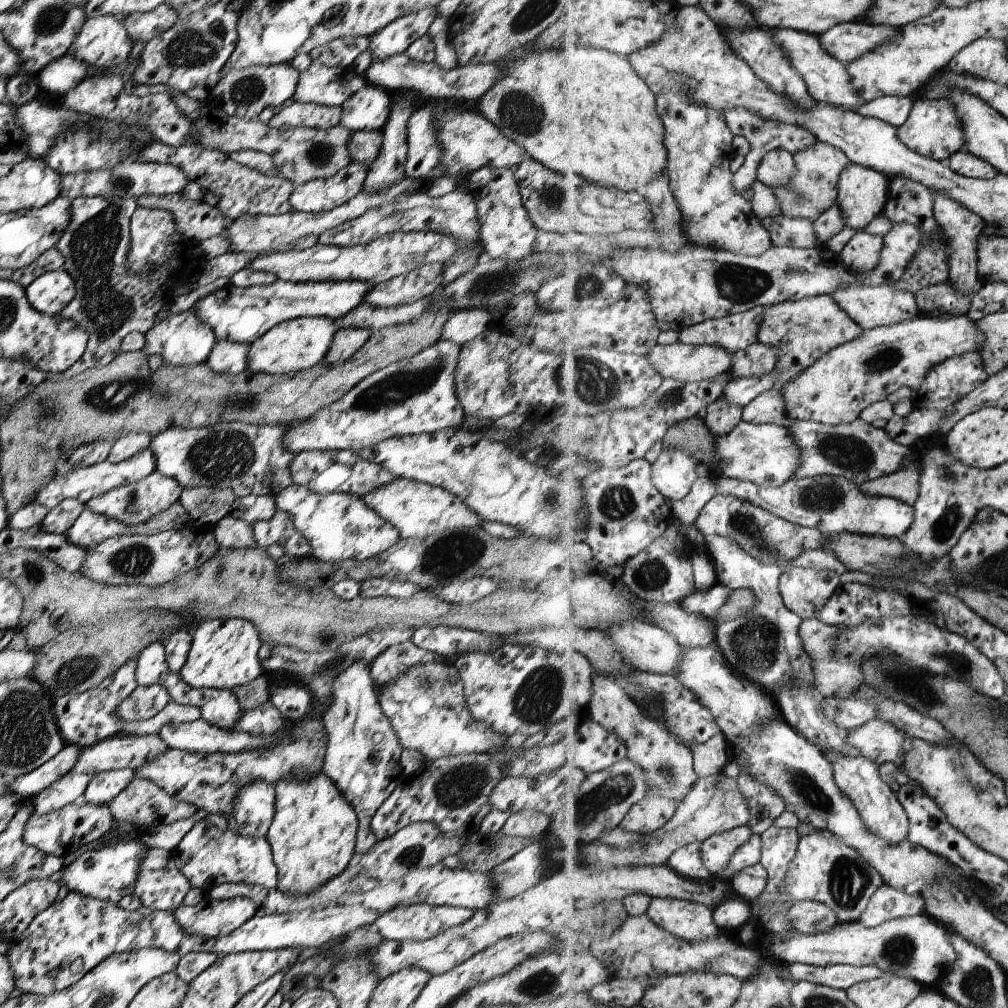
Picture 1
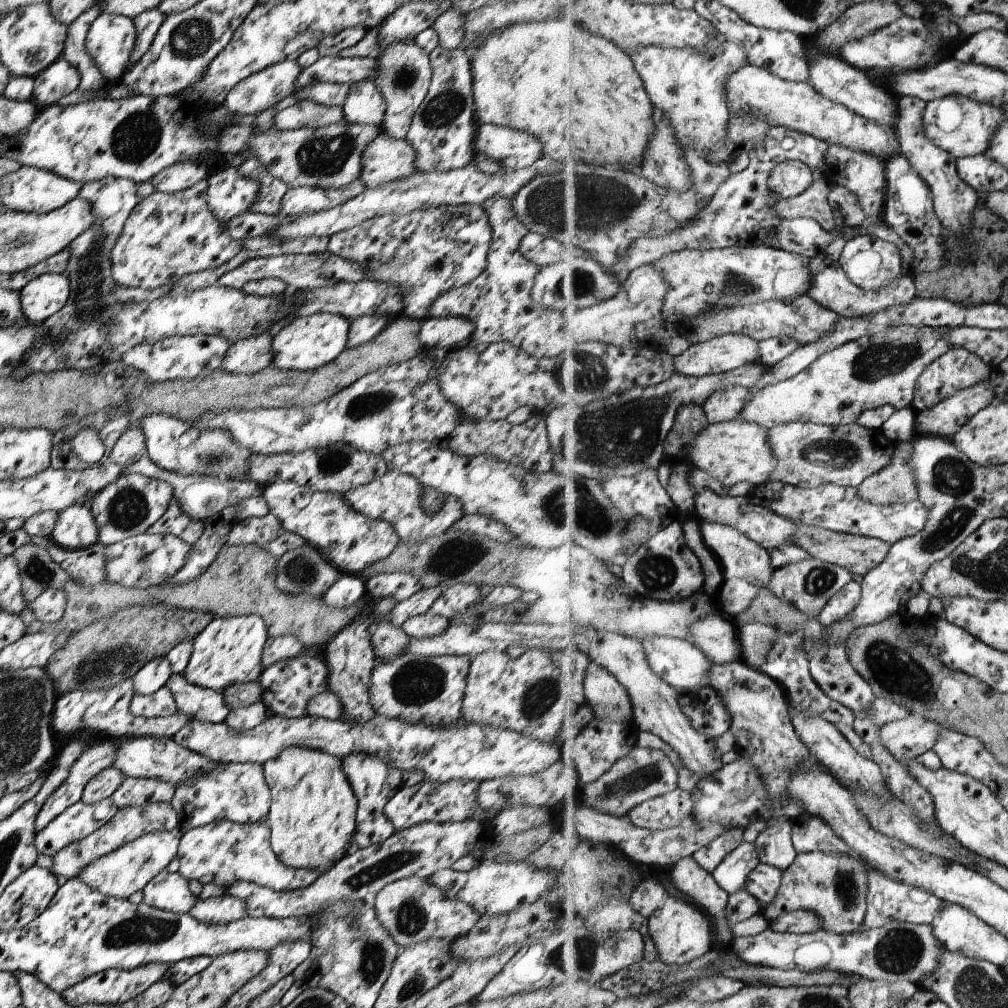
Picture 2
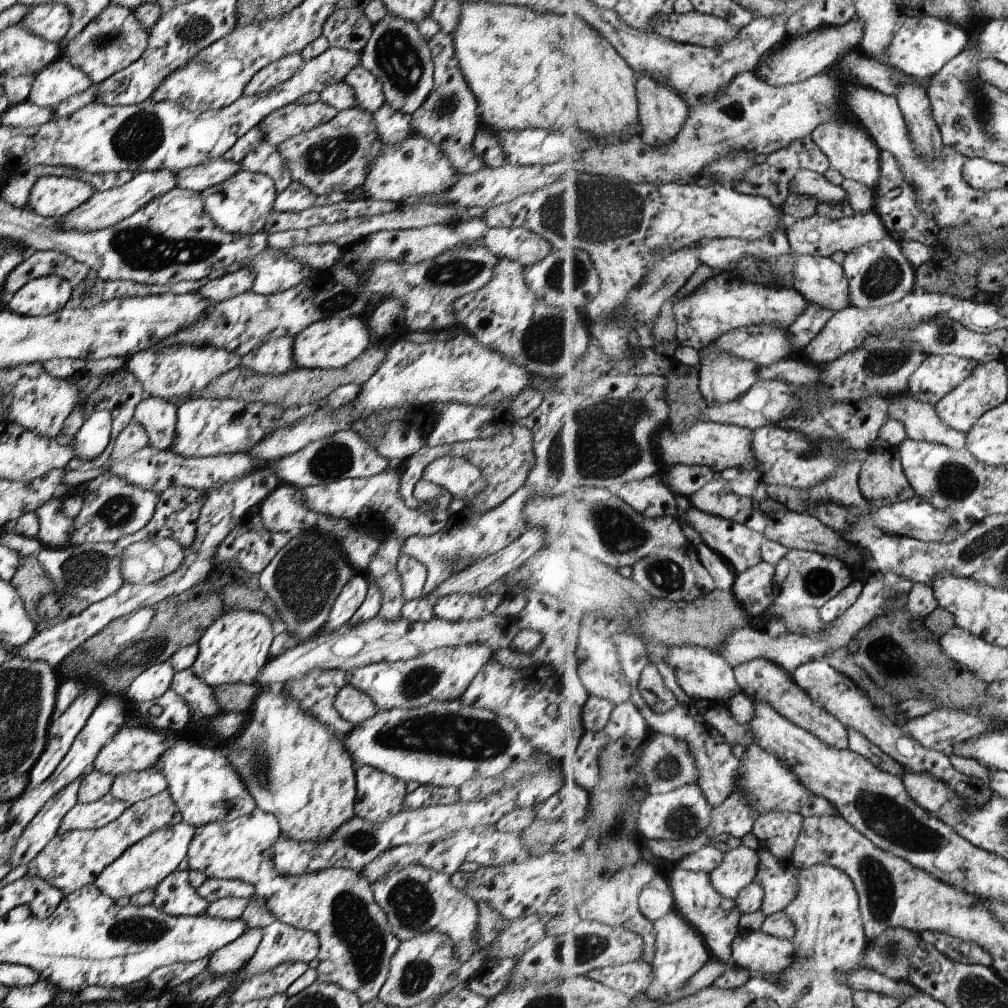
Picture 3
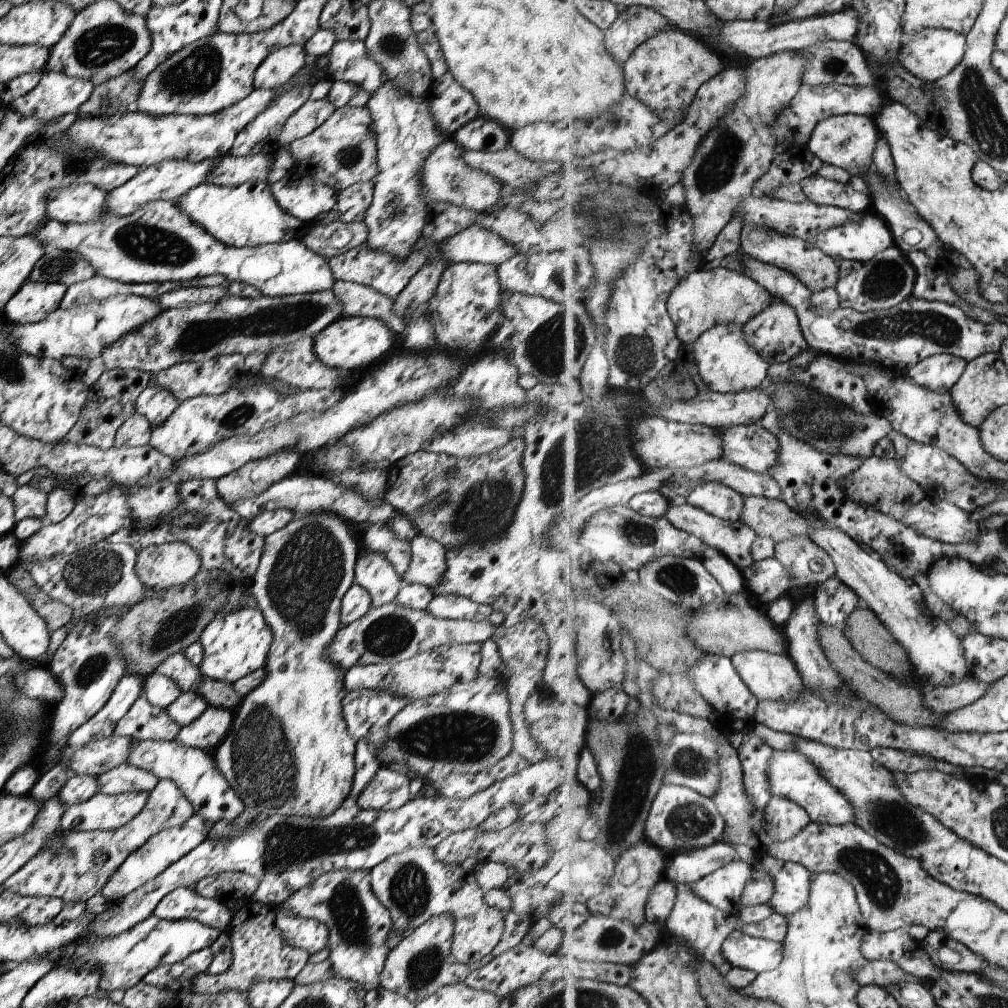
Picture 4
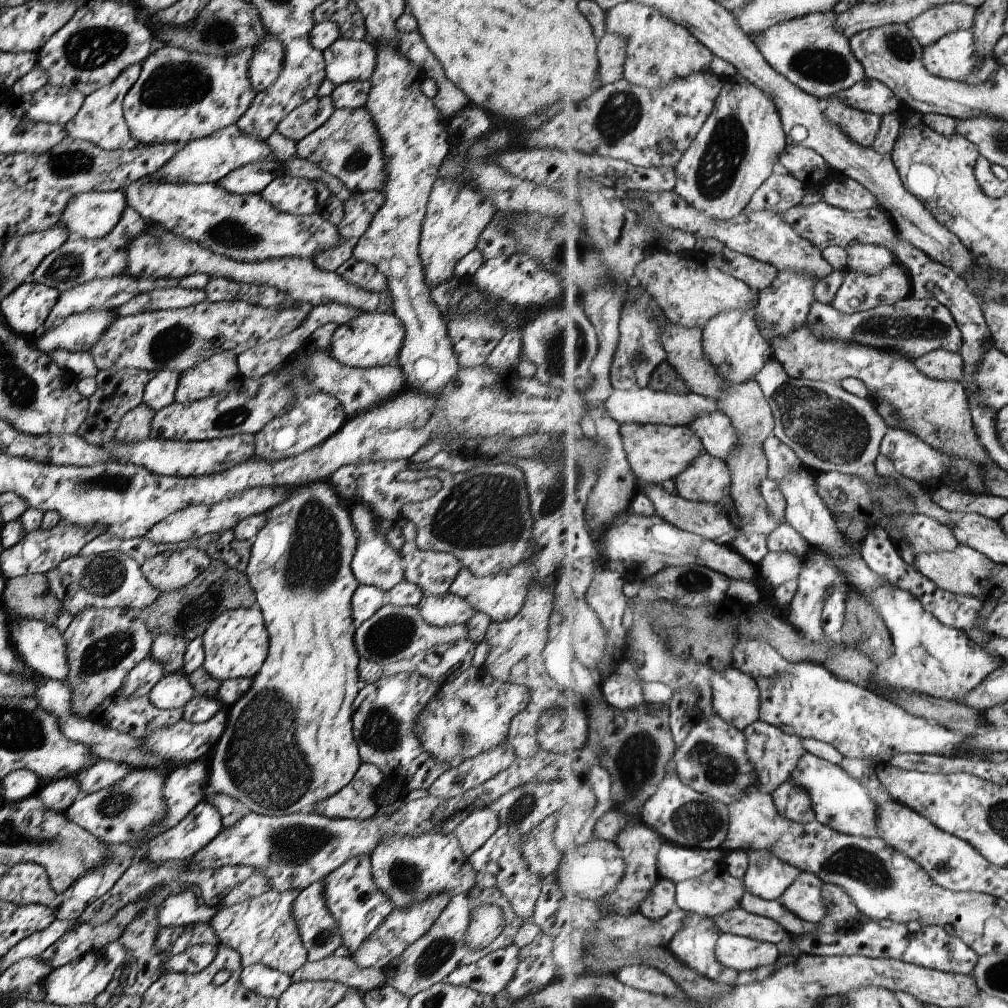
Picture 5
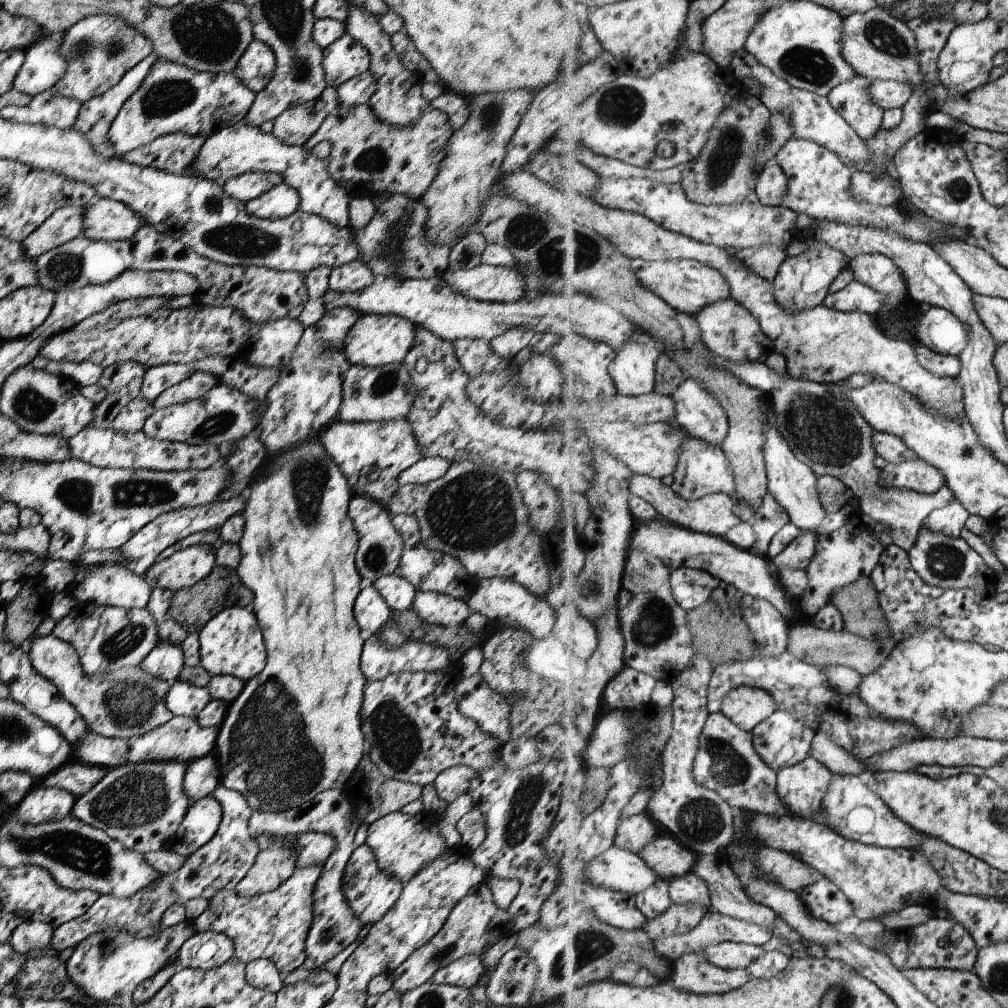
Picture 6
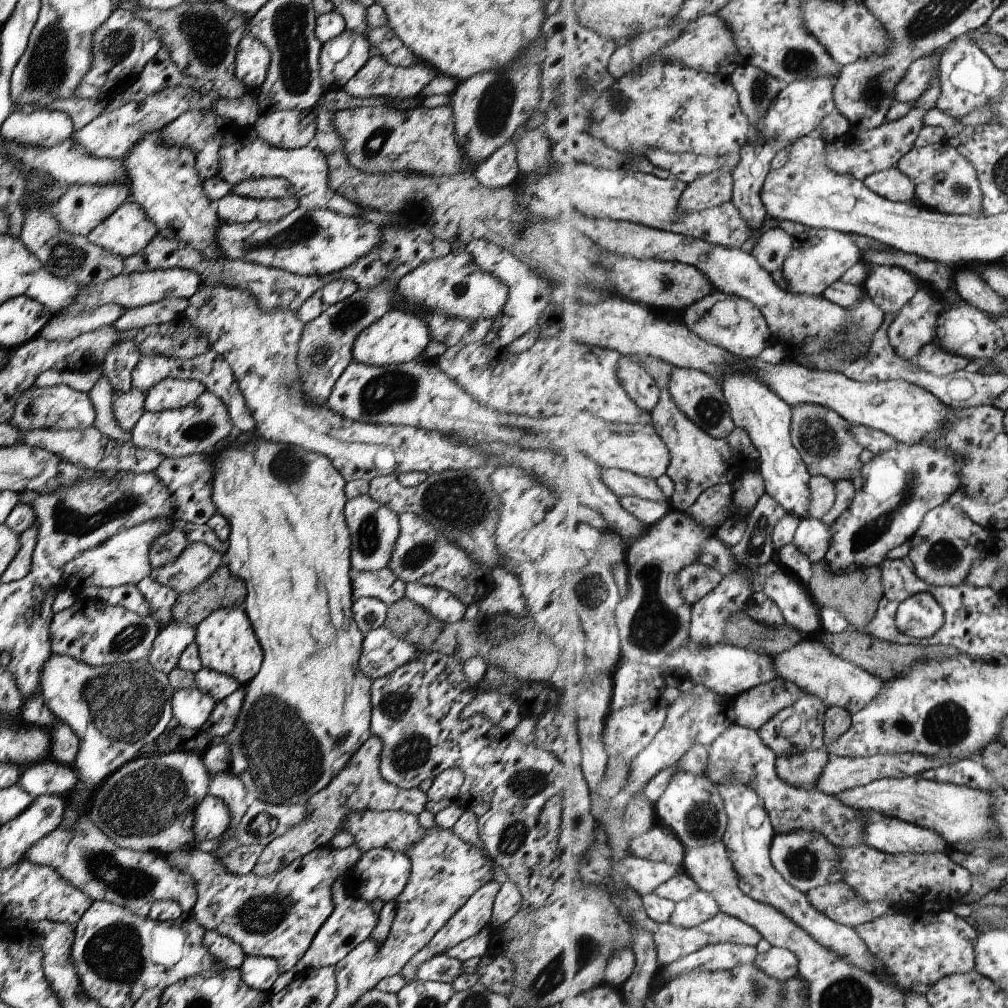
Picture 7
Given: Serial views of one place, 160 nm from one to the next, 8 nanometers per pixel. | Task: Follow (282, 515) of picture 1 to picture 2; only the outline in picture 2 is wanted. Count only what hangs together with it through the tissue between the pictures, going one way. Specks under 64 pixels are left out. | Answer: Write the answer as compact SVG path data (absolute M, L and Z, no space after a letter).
M273 513L240 520L229 528L227 545L257 545L278 559L283 553L305 544L304 539L285 530Z

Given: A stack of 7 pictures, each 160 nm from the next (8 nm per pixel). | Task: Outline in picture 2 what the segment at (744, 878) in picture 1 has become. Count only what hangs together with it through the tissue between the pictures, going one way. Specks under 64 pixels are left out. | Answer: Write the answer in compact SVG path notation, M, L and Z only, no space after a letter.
M759 863L747 877L745 888L754 896L763 906L768 906L774 902L775 895L781 888L783 880L783 871L776 866Z

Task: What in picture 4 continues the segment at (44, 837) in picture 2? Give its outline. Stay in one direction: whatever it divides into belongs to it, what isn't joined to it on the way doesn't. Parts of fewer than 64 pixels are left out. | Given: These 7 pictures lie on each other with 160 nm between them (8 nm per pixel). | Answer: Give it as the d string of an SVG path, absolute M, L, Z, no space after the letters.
M125 792L115 795L96 793L85 802L65 808L59 818L61 831L81 832L115 830L127 824L145 806L149 792Z

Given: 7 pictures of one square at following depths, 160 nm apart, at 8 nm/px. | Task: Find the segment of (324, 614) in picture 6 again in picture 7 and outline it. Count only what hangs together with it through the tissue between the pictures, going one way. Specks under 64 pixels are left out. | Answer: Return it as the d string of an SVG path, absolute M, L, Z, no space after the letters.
M233 430L231 435L213 446L215 456L211 464L213 472L213 482L211 482L211 502L215 506L215 512L223 516L229 524L229 534L225 544L226 552L223 554L224 564L232 576L239 578L242 582L245 580L247 586L247 596L241 605L244 608L245 615L249 618L255 638L263 650L263 661L259 671L253 679L245 686L245 698L239 710L239 716L235 720L235 726L231 732L227 732L223 738L211 737L210 745L227 742L231 750L231 760L229 760L228 771L244 785L249 786L257 792L257 799L267 804L303 804L309 796L319 792L321 788L327 785L327 782L336 776L345 764L353 757L353 754L361 748L361 744L371 736L370 734L370 688L372 681L366 678L359 668L357 668L357 658L359 658L359 646L363 641L363 635L357 630L349 606L351 606L351 580L347 570L350 569L349 550L351 550L351 540L349 530L345 526L343 508L347 498L343 492L345 480L341 474L331 466L331 462L317 452L305 452L305 450L289 446L289 444L279 444L277 442L267 442L260 435L255 435L251 440L247 440L241 448L233 446L237 442Z

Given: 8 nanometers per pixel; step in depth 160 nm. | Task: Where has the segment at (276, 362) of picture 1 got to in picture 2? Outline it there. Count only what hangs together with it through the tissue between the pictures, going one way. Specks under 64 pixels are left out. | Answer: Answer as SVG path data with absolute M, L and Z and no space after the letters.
M313 313L291 320L271 334L271 366L284 371L310 371L327 364L346 348L349 325L344 316L331 313Z

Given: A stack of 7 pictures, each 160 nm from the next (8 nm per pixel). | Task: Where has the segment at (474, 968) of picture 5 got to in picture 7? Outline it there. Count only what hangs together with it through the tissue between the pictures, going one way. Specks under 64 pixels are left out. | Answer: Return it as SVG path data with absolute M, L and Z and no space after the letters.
M435 954L433 958L419 964L415 970L415 979L451 984L462 973L461 962L457 958Z

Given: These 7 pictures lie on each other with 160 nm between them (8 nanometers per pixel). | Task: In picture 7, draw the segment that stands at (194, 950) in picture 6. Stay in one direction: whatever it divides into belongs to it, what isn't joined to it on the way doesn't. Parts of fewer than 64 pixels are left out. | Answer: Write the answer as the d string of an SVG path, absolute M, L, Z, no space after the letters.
M205 931L201 944L207 948L209 956L219 962L221 966L226 968L240 969L240 966L245 958L243 950L233 943L229 938L217 934L213 931Z

